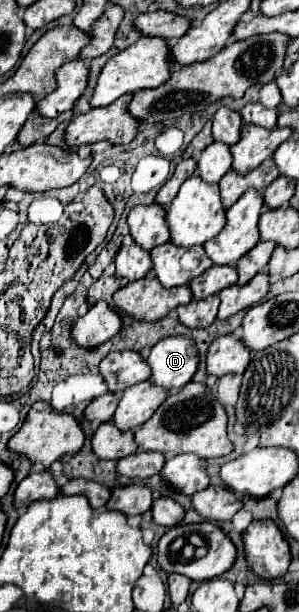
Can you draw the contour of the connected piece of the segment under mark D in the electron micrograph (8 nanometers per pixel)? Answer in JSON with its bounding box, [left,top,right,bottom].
[147,336,199,392]

